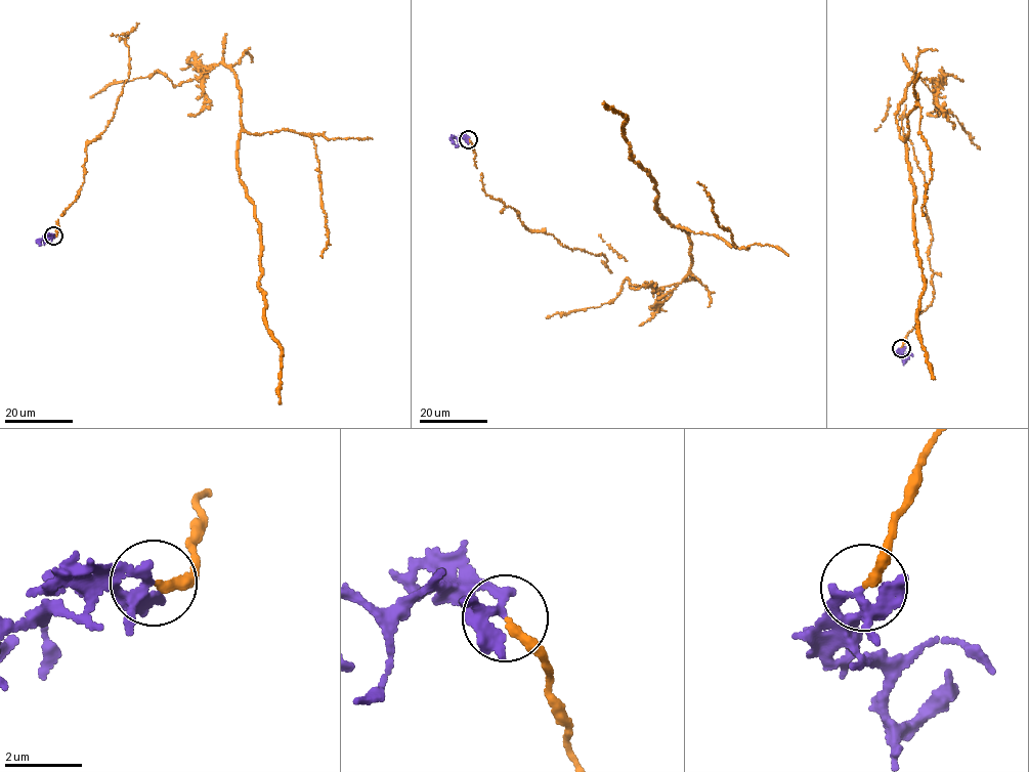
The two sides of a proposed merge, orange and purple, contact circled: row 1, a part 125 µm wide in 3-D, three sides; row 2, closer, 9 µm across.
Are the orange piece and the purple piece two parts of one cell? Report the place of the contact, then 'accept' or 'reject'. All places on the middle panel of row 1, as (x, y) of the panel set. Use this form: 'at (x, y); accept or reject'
at (468, 139); reject

